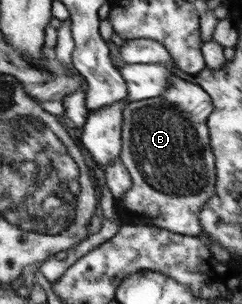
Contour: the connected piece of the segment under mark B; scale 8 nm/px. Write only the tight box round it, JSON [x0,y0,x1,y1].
[39,75,218,287]

